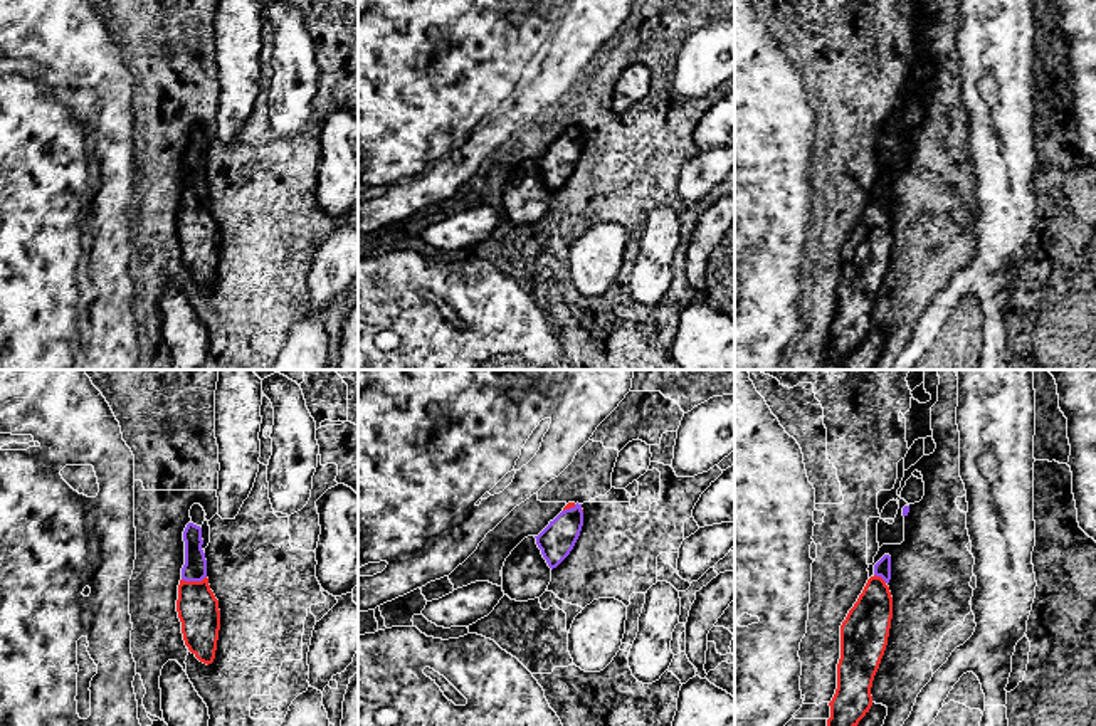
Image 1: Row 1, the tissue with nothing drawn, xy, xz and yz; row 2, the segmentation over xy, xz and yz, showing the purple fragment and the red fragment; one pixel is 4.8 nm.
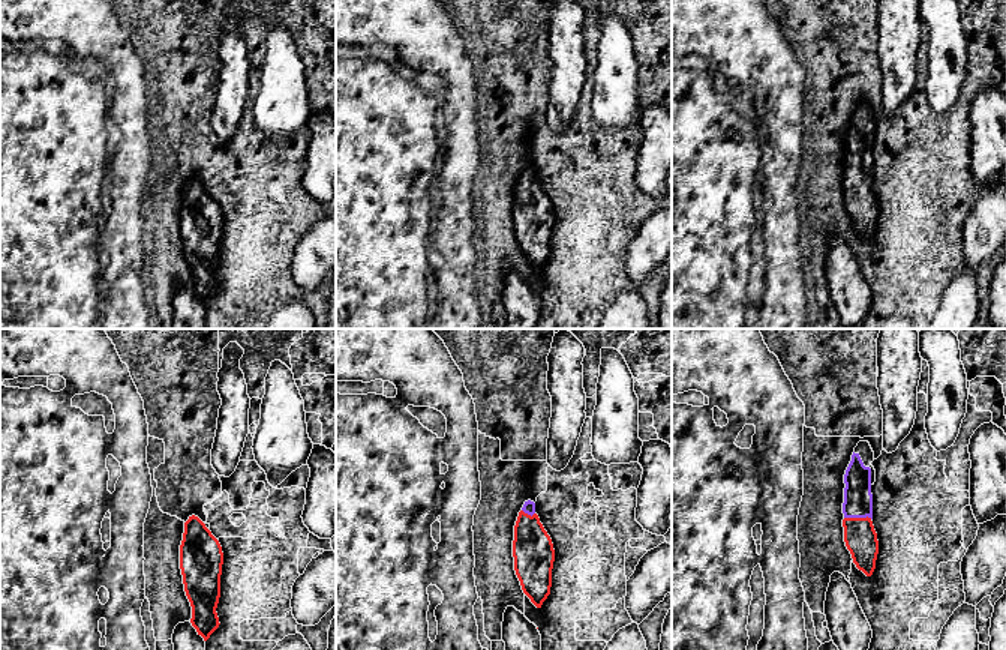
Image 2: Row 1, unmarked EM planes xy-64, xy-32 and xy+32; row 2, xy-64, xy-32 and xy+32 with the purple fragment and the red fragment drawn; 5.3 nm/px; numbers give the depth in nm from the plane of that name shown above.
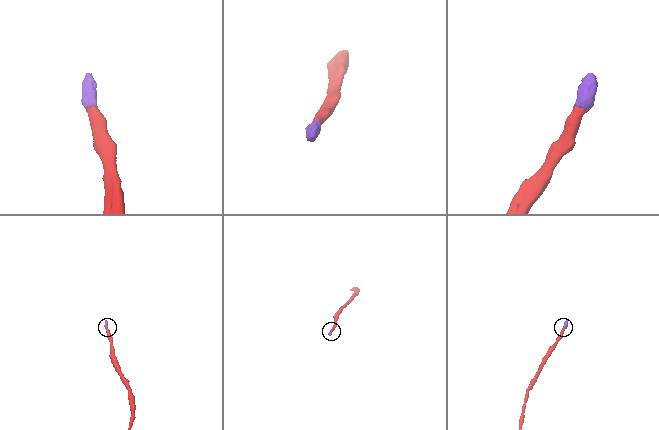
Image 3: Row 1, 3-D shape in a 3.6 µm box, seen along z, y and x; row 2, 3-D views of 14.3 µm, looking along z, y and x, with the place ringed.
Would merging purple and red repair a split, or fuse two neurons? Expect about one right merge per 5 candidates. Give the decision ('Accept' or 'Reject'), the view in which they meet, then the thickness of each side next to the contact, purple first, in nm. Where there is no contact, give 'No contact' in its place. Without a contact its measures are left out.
Accept. Touches purple in xy. Thickness 110 nm (purple) against 200 nm

